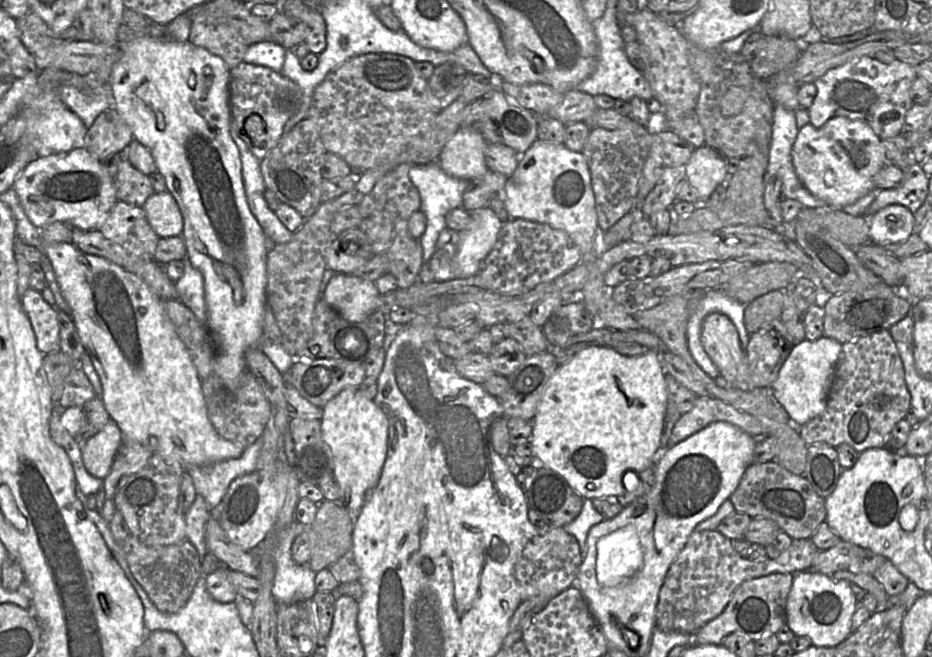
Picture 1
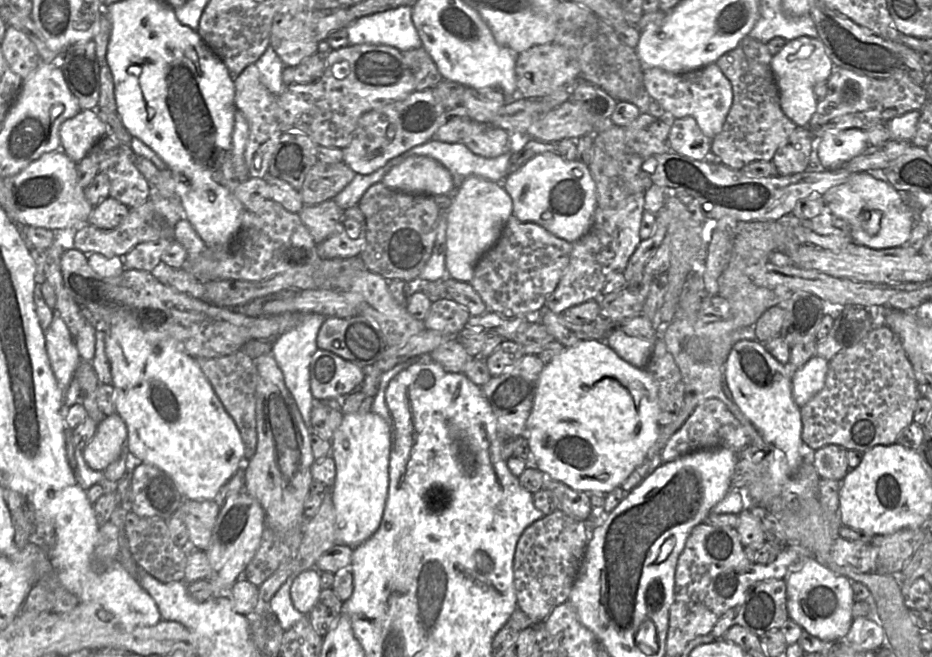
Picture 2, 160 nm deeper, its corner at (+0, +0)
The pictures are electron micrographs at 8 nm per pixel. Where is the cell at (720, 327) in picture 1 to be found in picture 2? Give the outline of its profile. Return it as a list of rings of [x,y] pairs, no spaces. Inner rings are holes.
[[[757,339],[739,340],[733,344],[727,357],[724,378],[735,403],[753,423],[767,444],[783,451],[790,473],[796,473],[802,464],[803,444],[801,408],[792,398],[792,369],[778,362]]]

